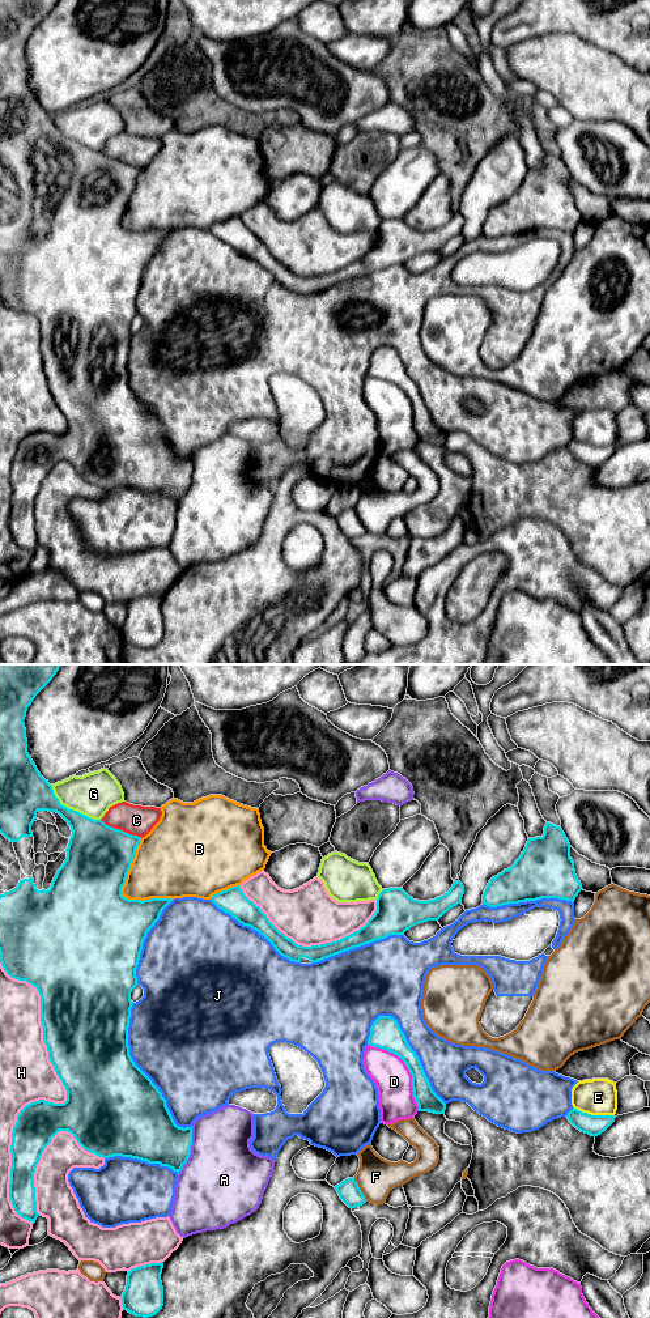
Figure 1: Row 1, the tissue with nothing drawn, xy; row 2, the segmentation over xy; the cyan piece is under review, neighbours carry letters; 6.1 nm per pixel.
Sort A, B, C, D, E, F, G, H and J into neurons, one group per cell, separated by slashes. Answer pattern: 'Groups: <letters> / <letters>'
Groups: A / B / C / D / E / F / G / H J

